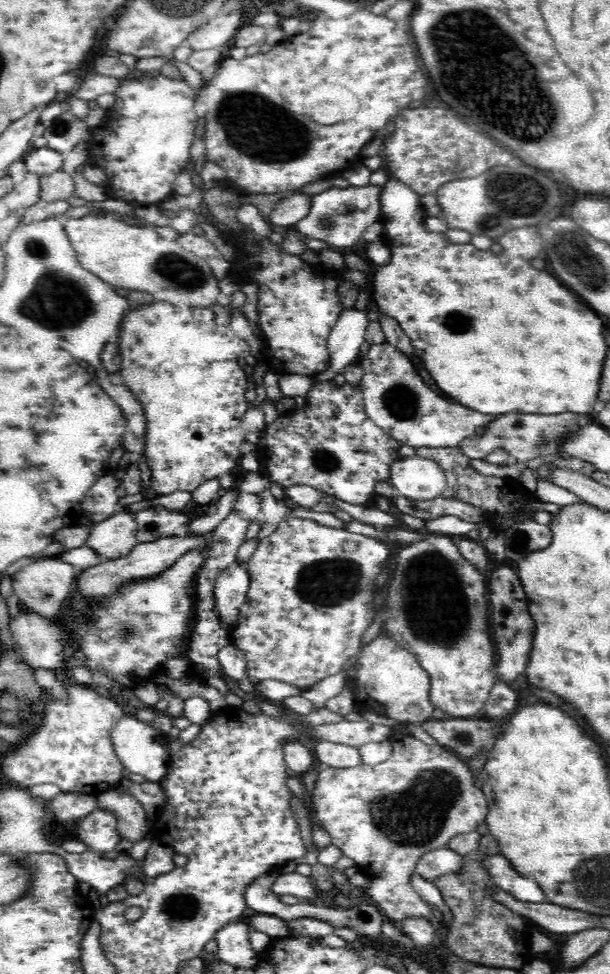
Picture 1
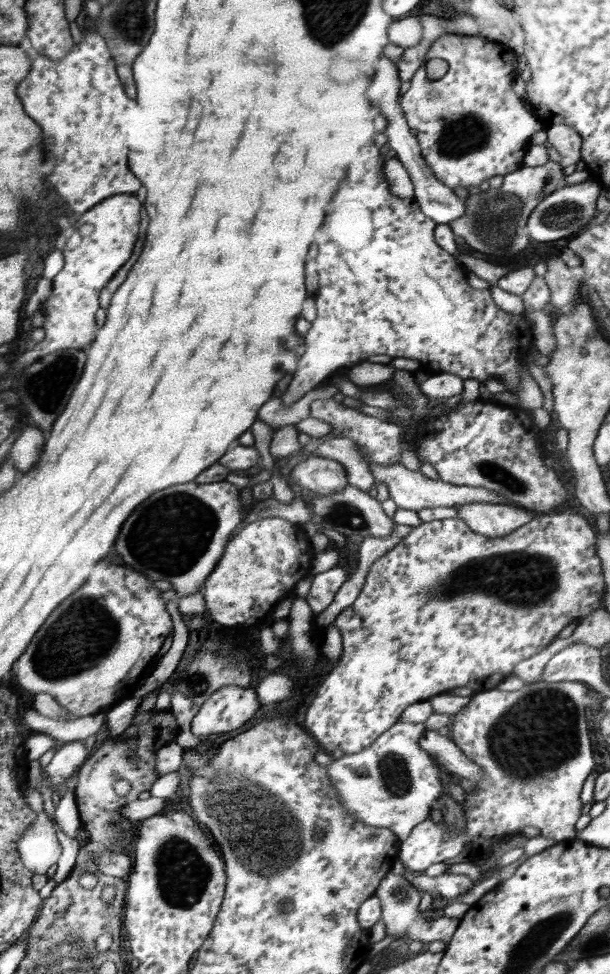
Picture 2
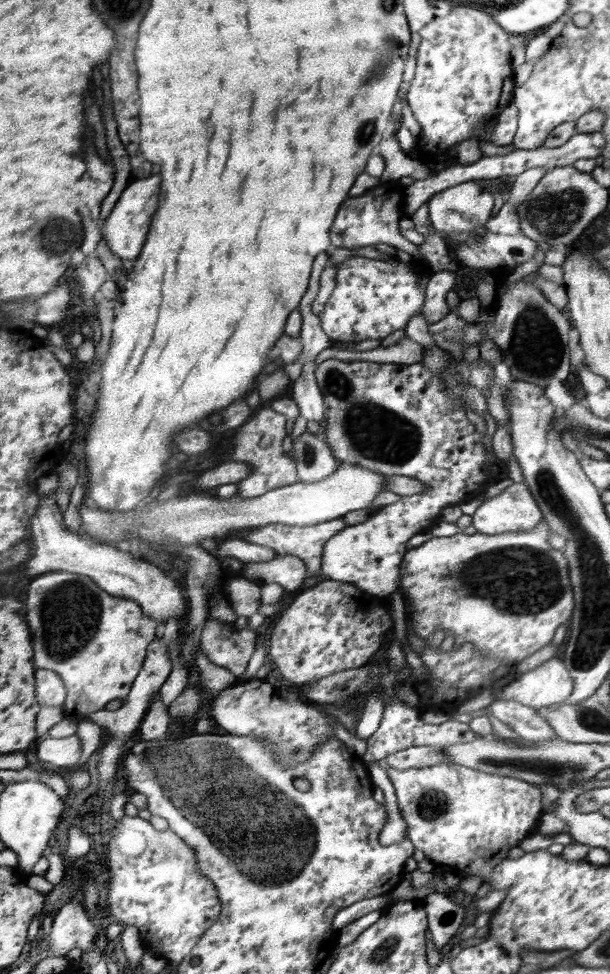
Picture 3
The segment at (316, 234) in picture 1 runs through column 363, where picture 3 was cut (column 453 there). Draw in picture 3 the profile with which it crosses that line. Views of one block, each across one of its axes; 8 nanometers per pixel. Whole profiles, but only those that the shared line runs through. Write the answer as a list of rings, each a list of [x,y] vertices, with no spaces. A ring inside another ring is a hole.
[[[466,181],[433,194],[428,200],[430,222],[434,231],[452,237],[452,234],[466,234],[484,227],[492,210],[494,196],[485,190],[478,181]]]

